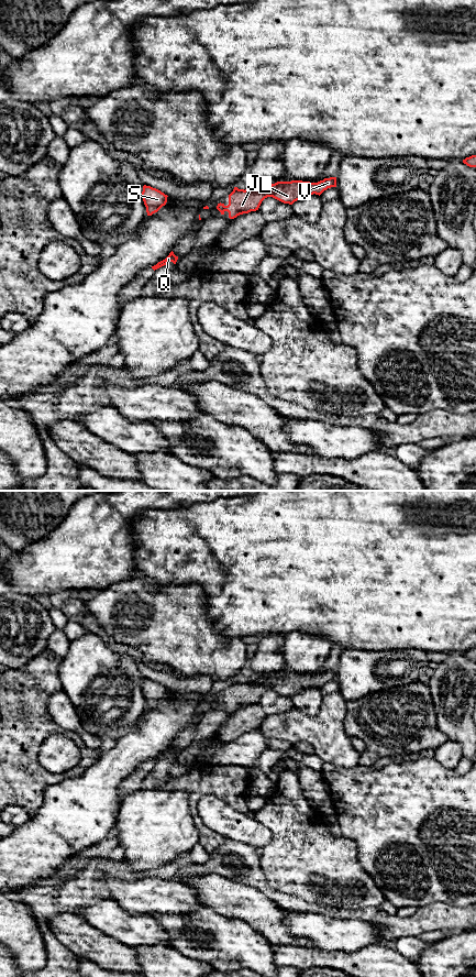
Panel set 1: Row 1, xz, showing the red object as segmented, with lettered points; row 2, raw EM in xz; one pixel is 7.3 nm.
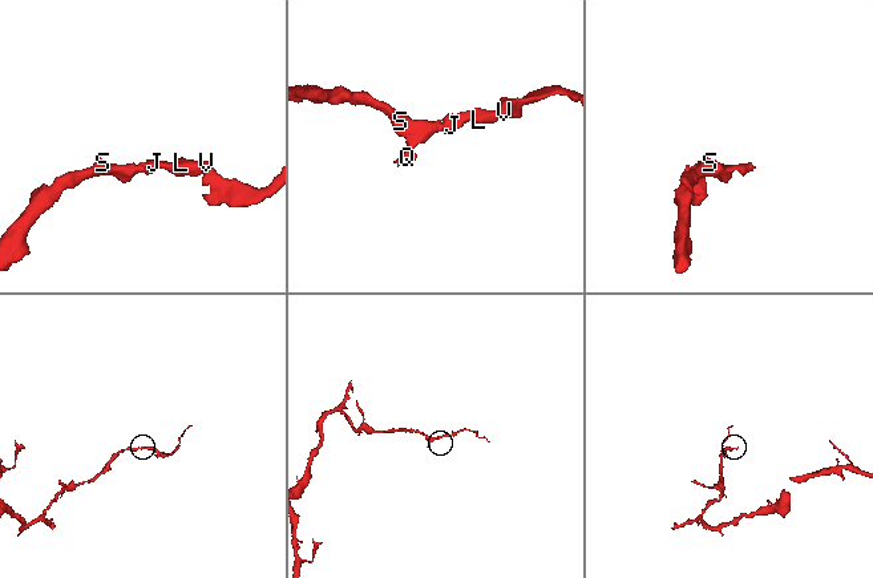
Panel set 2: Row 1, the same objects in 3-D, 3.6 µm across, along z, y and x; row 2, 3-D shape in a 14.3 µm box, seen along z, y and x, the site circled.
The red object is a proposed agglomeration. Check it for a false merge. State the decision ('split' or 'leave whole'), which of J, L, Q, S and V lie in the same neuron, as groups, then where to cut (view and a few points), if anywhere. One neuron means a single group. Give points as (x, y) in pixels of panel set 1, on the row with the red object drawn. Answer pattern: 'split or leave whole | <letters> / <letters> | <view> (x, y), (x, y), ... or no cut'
leave whole | J L Q S V | no cut

